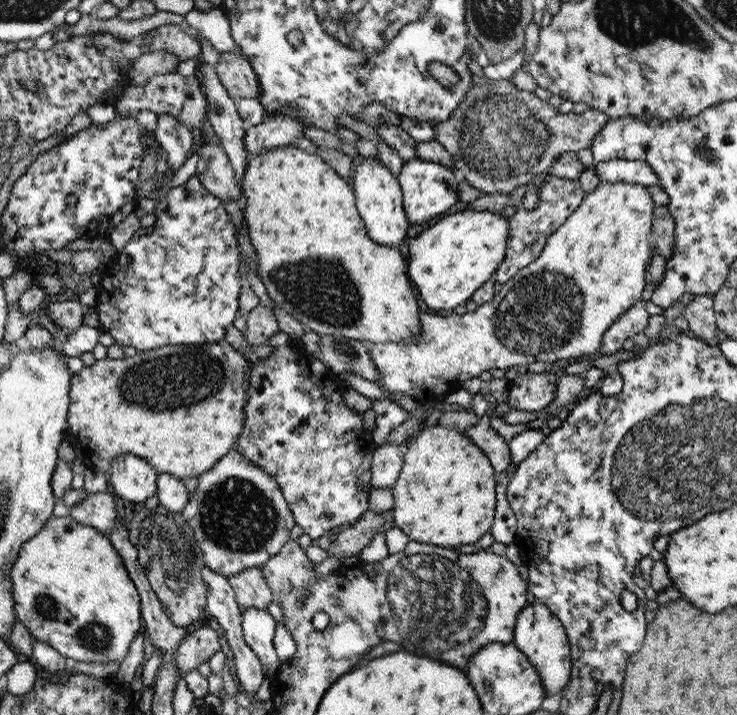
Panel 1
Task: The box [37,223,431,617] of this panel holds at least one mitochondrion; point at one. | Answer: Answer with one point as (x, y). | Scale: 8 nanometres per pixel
(179, 375)

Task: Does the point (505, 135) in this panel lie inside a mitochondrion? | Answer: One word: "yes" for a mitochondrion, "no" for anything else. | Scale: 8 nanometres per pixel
yes

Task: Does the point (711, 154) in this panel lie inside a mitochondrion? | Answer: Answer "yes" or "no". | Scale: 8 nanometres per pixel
yes

